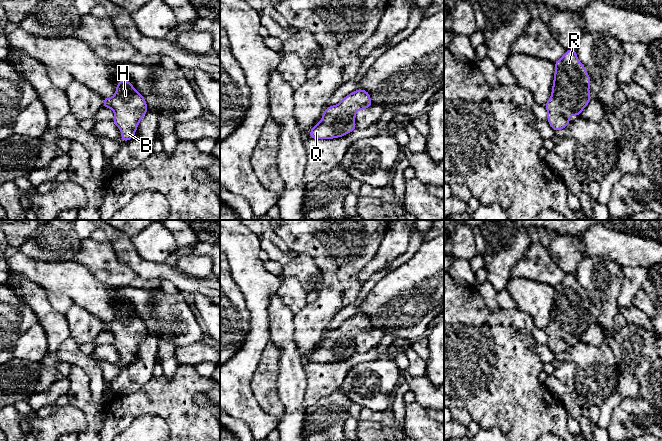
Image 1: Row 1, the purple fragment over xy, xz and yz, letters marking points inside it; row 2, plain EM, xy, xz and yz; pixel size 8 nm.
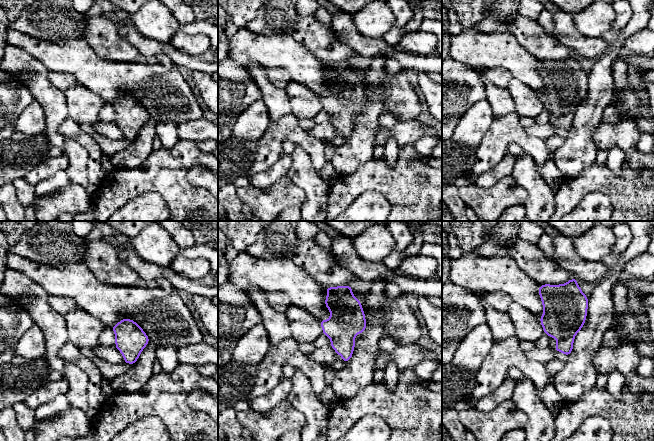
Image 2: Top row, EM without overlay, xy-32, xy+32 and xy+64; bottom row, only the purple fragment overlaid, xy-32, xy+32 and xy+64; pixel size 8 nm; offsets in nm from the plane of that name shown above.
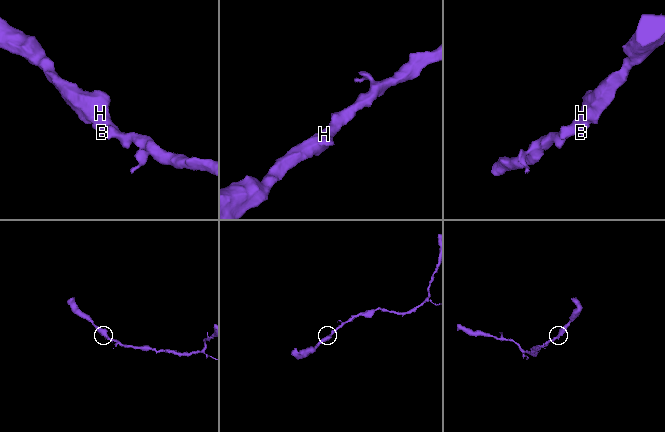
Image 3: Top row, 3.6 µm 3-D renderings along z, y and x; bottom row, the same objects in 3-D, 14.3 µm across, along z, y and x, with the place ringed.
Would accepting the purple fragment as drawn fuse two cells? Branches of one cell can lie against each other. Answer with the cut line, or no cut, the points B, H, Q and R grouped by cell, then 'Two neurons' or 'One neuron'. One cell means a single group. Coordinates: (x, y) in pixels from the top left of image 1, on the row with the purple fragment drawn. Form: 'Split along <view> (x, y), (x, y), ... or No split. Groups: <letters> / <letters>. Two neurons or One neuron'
No split. Groups: B H Q R. One neuron

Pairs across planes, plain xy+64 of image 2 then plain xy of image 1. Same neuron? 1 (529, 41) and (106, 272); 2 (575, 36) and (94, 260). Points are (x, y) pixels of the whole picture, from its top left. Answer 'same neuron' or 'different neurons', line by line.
1: same neuron
2: different neurons

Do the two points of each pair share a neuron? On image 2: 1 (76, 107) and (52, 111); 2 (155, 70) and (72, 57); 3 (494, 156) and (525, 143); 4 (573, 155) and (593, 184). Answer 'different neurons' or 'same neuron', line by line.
1: different neurons
2: same neuron
3: same neuron
4: different neurons

